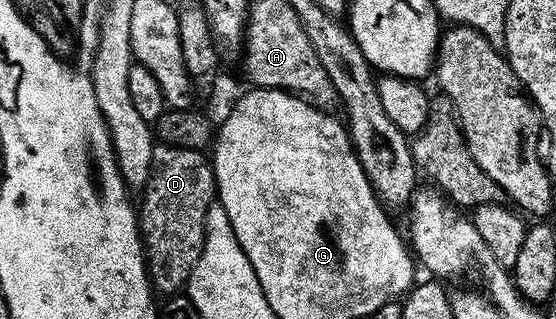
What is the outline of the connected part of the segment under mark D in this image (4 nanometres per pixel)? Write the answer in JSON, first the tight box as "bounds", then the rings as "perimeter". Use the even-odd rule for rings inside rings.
{"bounds":[137,142,216,293],"perimeter":[[[159,142],[152,153],[150,179],[141,195],[142,207],[140,203],[140,210],[137,212],[138,229],[142,236],[146,271],[150,275],[153,290],[158,293],[161,291],[170,291],[166,293],[181,292],[190,279],[196,261],[200,261],[200,253],[204,249],[208,209],[216,199],[214,164],[201,151],[193,151],[187,147],[173,147],[167,143]]]}

